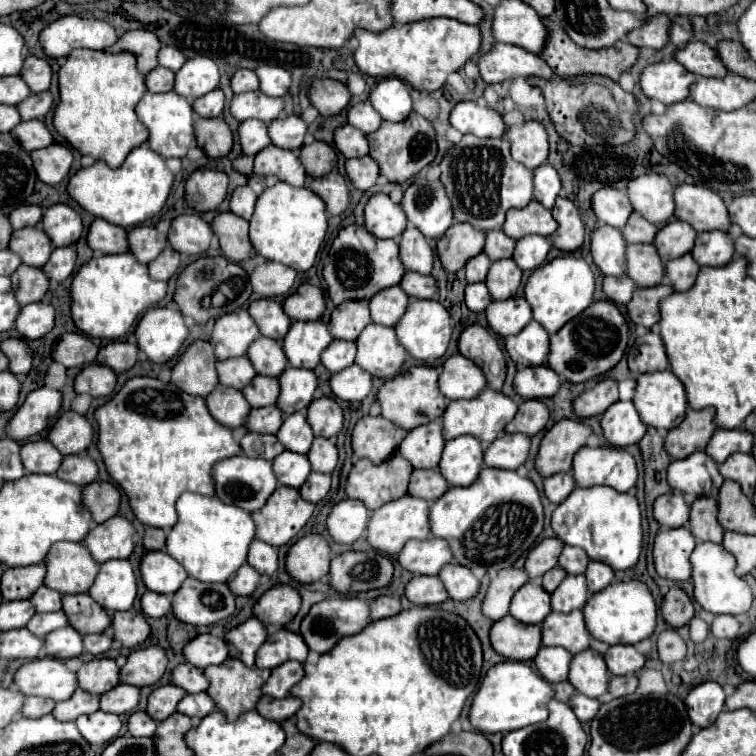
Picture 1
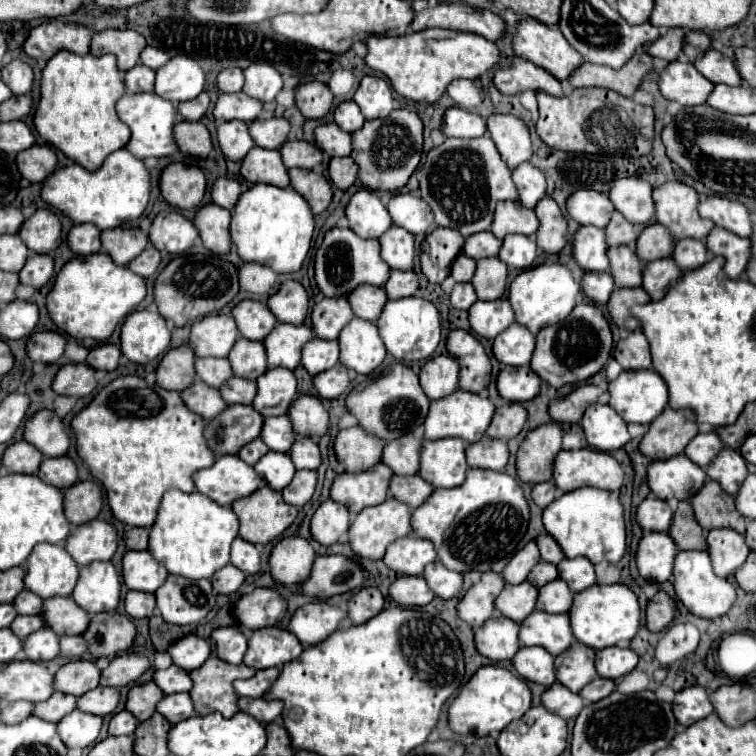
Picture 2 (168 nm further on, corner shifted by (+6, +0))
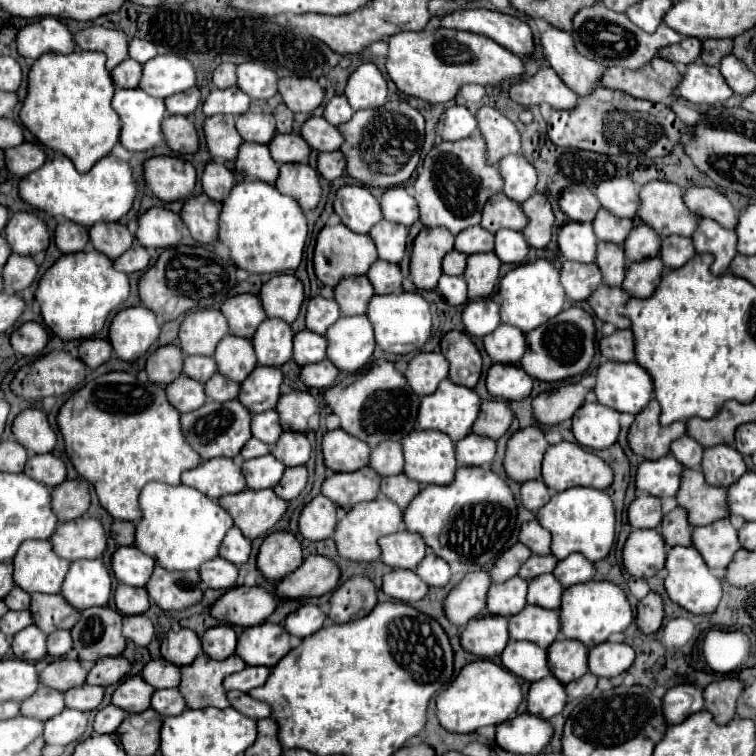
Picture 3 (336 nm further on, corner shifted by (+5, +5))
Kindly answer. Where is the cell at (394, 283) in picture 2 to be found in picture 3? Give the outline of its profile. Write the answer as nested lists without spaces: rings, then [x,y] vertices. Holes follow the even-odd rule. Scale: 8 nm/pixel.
[[[377,260],[369,272],[367,272],[369,282],[375,288],[375,294],[391,294],[391,292],[401,292],[401,282],[403,282],[403,274],[401,268],[397,264],[385,262],[385,260]]]

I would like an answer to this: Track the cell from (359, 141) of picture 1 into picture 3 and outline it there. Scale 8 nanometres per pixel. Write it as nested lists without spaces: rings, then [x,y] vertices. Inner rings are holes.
[[[317,116],[309,118],[303,124],[301,136],[317,152],[333,152],[339,150],[343,144],[343,134],[339,134],[339,130],[333,124],[329,124],[325,118],[317,118]]]

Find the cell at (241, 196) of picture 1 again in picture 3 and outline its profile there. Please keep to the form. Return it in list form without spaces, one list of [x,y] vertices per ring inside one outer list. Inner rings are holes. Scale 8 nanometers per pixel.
[[[209,162],[205,166],[205,172],[203,172],[203,192],[215,200],[215,202],[223,202],[231,188],[235,186],[235,176],[231,170],[227,170],[221,162]]]

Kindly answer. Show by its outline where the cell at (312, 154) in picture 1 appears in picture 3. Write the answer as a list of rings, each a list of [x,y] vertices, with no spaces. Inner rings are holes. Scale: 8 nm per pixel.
[[[277,134],[269,144],[271,156],[279,162],[307,162],[311,146],[299,134]]]

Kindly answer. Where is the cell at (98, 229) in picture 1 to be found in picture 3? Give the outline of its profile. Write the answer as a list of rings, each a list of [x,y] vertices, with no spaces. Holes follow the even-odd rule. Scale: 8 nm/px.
[[[65,220],[55,230],[55,244],[65,254],[85,250],[87,242],[89,242],[89,232],[81,224],[75,224],[75,222]]]

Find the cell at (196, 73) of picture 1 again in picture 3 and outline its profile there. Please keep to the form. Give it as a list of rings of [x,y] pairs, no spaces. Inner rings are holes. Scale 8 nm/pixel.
[[[161,54],[143,64],[143,78],[139,88],[157,98],[169,98],[187,92],[197,84],[193,64],[177,54]]]

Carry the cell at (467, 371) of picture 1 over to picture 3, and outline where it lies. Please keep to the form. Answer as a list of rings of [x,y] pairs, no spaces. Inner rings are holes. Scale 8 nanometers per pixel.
[[[417,354],[405,372],[409,386],[419,392],[419,396],[427,396],[437,390],[439,382],[449,376],[449,364],[443,354]]]

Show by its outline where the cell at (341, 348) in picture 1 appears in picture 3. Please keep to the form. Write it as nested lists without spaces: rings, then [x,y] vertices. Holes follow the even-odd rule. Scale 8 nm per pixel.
[[[303,330],[295,334],[293,340],[293,360],[299,366],[315,364],[319,360],[327,358],[327,338],[319,336],[311,330]]]

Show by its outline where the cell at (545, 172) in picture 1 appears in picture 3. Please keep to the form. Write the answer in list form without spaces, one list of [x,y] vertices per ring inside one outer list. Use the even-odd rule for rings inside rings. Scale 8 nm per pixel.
[[[515,154],[515,156],[505,156],[499,162],[499,172],[505,180],[503,192],[515,200],[515,202],[525,202],[531,194],[535,194],[537,186],[537,172],[535,168],[527,162],[525,156]]]

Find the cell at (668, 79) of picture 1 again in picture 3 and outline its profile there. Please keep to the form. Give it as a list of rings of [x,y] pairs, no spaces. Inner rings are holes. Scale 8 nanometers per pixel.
[[[697,60],[685,66],[675,94],[693,104],[721,104],[731,98],[733,90],[727,86],[719,68]]]

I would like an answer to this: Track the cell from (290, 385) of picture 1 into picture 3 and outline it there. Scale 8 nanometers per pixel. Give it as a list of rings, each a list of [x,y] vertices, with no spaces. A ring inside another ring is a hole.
[[[257,366],[247,380],[241,382],[241,394],[239,402],[249,408],[251,414],[273,410],[281,396],[281,384],[283,384],[283,372],[281,368],[267,368]]]

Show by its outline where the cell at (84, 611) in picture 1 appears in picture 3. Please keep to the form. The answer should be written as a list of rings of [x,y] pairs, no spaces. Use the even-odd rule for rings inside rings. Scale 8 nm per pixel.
[[[31,594],[33,622],[47,634],[55,630],[71,630],[79,622],[75,610],[61,594]]]

